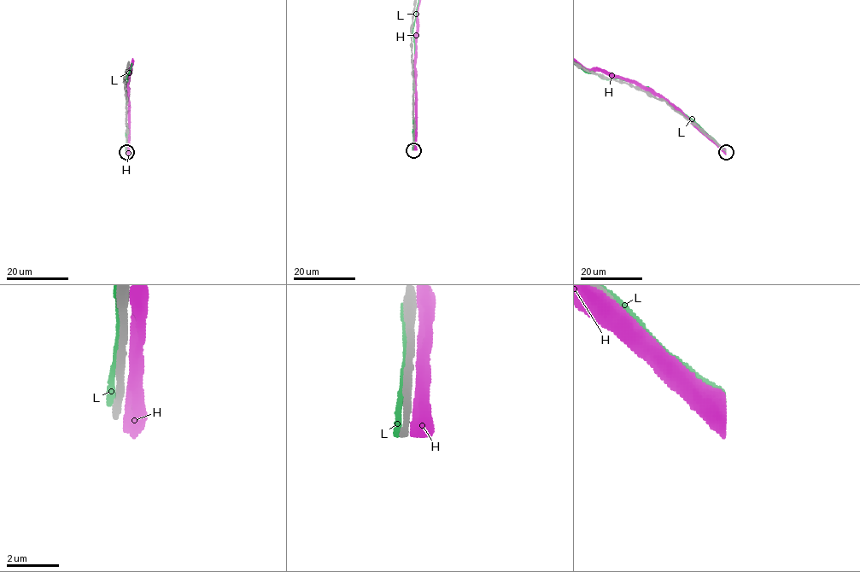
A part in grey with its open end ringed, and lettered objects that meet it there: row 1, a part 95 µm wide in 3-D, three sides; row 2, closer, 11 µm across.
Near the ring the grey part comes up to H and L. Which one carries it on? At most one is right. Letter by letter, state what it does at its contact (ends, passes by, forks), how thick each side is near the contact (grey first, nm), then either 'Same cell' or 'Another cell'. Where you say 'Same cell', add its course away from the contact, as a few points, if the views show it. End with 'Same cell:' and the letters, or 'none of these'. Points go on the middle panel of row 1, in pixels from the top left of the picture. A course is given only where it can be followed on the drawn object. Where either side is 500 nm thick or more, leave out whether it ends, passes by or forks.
H: Thickness 280 nm (grey) against 600 nm. Another cell
L: It ends there. Thickness 340 nm (grey) against 280 nm. Another cell
Same cell: none of these

